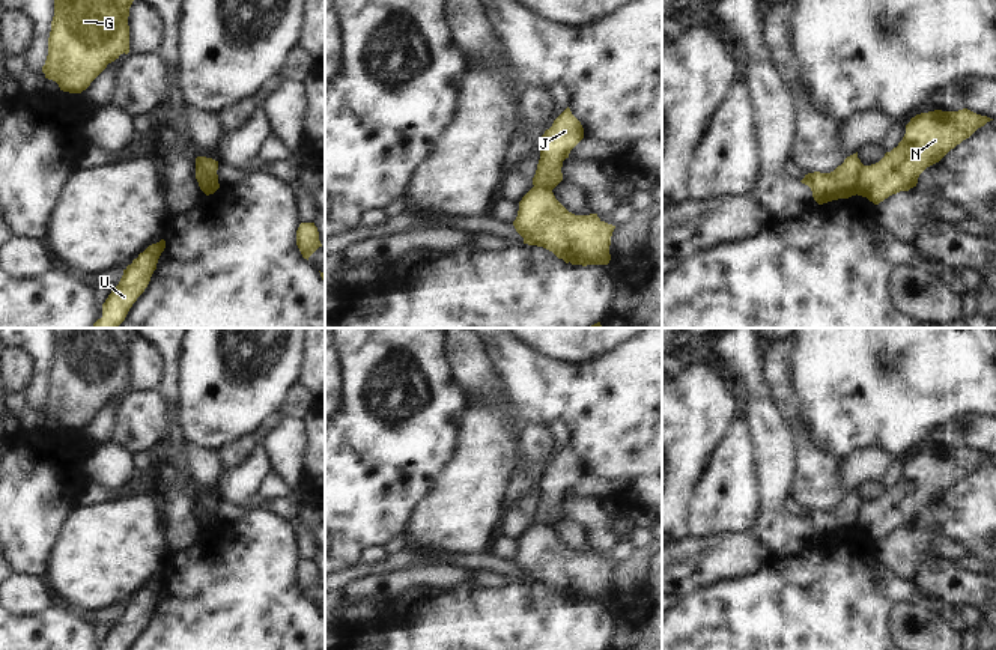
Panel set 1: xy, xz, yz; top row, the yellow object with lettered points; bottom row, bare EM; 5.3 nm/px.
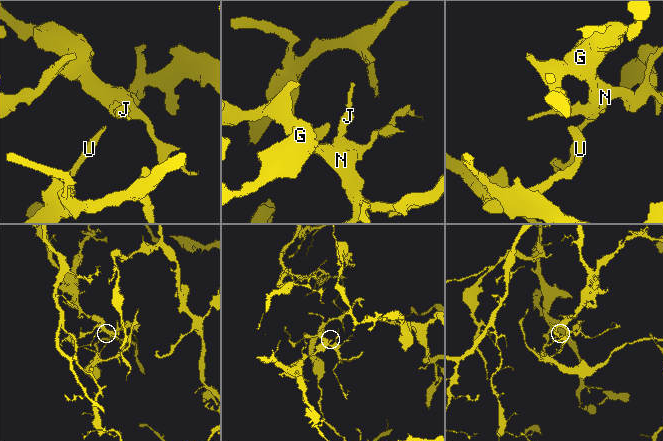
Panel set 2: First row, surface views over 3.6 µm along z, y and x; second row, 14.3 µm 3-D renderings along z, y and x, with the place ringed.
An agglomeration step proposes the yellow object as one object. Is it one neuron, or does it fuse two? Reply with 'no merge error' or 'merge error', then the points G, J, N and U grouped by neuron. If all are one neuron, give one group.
merge error; G N U / J

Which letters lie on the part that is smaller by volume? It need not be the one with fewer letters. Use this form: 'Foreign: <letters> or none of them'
Foreign: J

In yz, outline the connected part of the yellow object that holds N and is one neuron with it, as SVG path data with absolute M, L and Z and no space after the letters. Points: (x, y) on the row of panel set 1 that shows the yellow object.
M967 108L916 114L906 125L906 134L897 147L879 162L862 167L858 196L879 205L892 194L909 191L927 167L939 162L990 120L993 119Z

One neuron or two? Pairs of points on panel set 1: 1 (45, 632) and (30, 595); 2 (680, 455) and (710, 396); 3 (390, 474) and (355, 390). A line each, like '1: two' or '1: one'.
1: two
2: one
3: one

